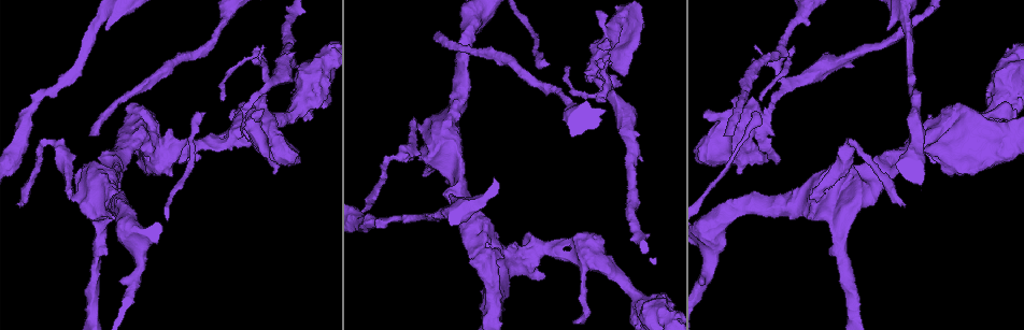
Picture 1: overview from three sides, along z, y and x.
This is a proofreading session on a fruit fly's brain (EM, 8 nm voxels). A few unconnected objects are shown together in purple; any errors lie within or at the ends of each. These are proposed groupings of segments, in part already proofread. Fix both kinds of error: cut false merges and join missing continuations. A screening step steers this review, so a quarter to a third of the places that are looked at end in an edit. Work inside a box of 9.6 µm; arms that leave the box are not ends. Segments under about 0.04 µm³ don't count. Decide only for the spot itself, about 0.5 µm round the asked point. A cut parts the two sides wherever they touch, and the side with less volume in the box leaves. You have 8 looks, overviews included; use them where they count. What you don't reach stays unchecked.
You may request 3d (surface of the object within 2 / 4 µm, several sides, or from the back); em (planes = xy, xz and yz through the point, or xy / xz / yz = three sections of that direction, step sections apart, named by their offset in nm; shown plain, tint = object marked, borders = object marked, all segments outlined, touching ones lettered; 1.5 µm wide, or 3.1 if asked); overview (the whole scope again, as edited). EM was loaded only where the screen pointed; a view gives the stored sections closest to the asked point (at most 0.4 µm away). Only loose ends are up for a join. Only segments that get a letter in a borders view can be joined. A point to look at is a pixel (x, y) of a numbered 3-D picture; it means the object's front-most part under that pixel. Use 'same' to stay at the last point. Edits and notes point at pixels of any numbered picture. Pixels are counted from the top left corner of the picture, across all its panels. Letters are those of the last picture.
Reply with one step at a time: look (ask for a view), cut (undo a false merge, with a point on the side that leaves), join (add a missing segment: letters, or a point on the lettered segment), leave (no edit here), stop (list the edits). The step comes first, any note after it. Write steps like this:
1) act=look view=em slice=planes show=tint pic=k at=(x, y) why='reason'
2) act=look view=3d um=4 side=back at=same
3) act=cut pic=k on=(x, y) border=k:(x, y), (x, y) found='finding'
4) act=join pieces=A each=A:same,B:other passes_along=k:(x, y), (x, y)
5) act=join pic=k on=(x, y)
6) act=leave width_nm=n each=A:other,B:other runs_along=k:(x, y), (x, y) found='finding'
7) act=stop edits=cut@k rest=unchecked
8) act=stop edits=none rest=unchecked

act=look view=3d um=4 pic=1 at=(45, 143) why='abrupt turn'

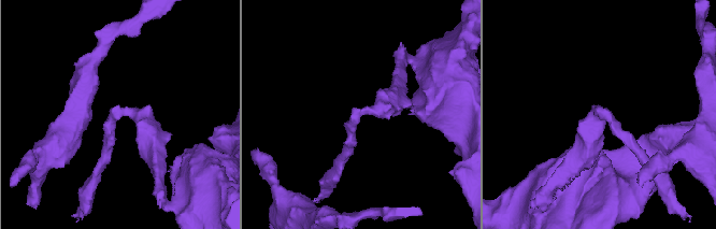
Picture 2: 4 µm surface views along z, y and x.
act=look view=em slice=xz step=8 show=tint pic=2 at=(602, 113) arm_widths_nm=170,380

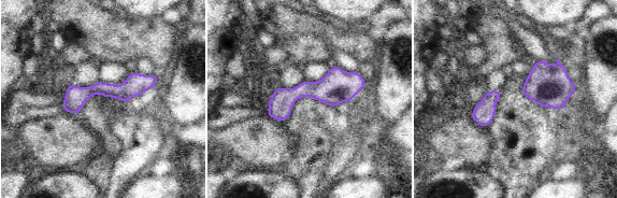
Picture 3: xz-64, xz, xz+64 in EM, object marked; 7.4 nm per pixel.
act=look view=em slice=xz step=8 show=borders at=same

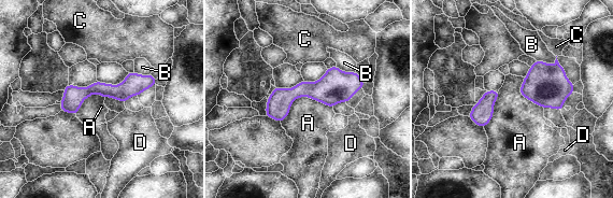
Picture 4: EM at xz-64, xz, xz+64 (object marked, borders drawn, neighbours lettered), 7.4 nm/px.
act=leave each=A:other,B:other,C:other,D:other found='continuous, no second neuron'

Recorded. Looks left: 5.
act=look view=em slice=xy step=8 show=borders pic=1 at=(364, 212) why='end of a long branch'

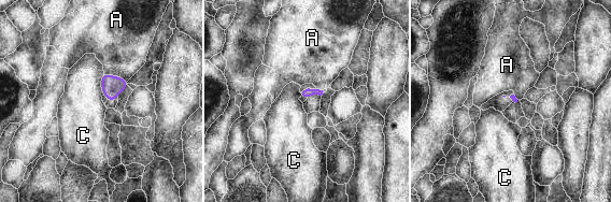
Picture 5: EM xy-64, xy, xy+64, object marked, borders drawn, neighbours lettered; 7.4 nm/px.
act=leave each=A:other,C:other border=5:(104, 73), (121, 76), (127, 81) found='none of them fits'

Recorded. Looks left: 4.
act=look view=em slice=planes show=tint pic=1 at=(747, 123) why='a fork'

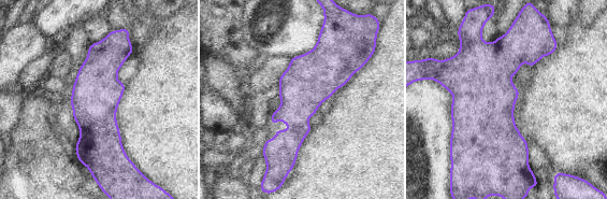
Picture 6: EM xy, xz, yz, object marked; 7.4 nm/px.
act=look view=em slice=planes show=borders at=same why='what lies round it'

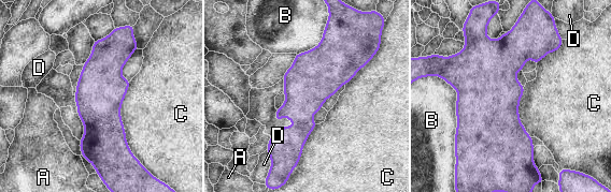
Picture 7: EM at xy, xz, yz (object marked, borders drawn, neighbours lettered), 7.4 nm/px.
act=leave each=A:other,B:other,C:other,D:other border=7:(130, 80), (121, 120), (139, 161) found='continuous, no second neuron'

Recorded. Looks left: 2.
act=stop edits=none rest=unchecked

